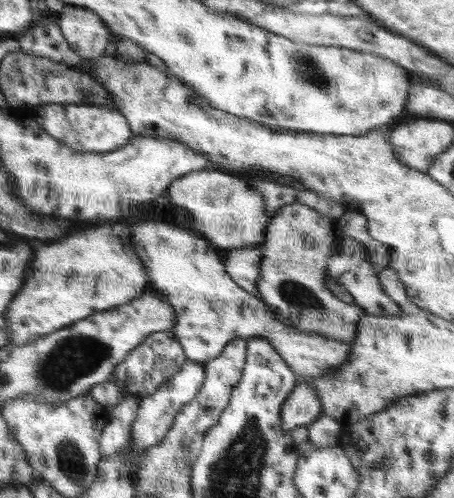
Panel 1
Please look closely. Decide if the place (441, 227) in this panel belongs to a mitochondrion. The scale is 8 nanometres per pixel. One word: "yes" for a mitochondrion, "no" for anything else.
no

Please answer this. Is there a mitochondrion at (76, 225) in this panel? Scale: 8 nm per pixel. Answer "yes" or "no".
no

